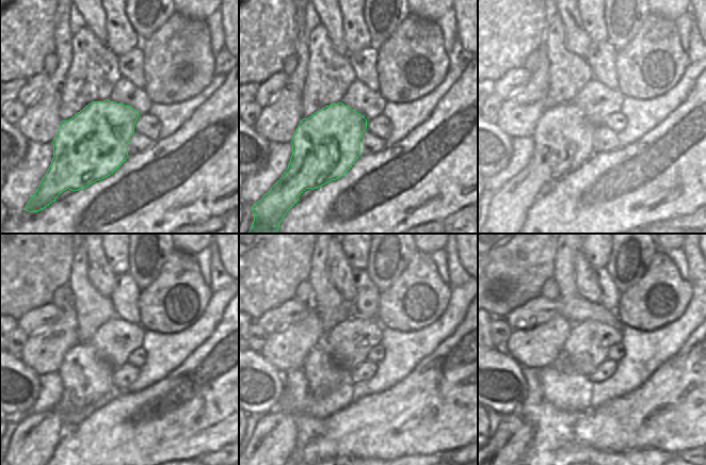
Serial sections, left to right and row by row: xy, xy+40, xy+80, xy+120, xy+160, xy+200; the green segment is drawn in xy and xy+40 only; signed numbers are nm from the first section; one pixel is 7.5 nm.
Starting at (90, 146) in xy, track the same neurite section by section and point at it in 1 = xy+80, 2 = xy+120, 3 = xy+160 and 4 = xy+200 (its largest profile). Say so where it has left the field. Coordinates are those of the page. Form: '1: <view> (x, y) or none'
1: xy+80 (563, 138)
2: xy+120 (85, 377)
3: xy+160 (273, 439)
4: xy+200 (504, 450)

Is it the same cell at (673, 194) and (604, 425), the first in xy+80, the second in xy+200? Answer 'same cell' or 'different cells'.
same cell

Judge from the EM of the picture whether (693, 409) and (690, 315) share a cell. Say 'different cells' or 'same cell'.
different cells

